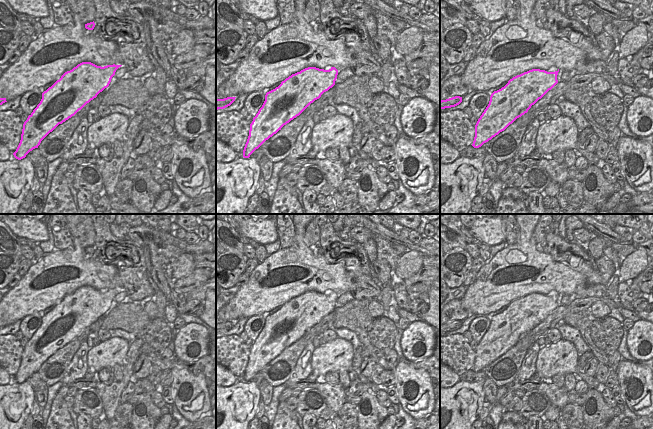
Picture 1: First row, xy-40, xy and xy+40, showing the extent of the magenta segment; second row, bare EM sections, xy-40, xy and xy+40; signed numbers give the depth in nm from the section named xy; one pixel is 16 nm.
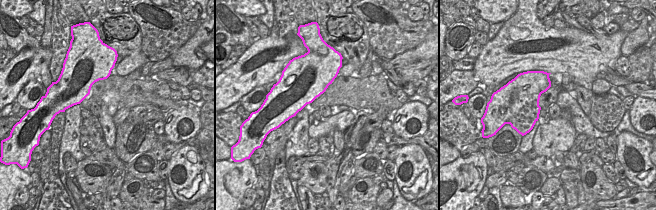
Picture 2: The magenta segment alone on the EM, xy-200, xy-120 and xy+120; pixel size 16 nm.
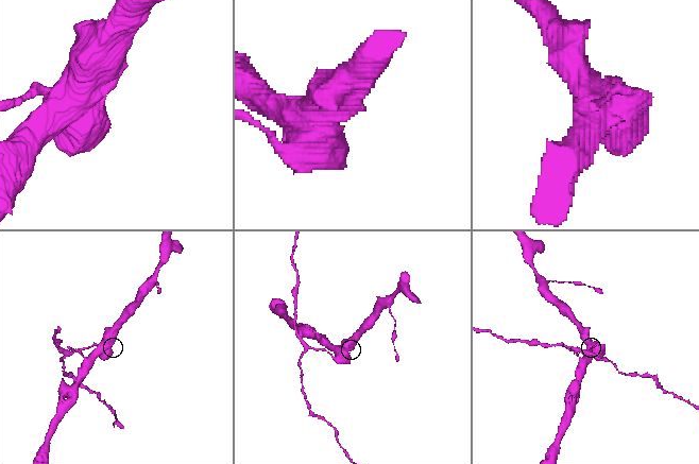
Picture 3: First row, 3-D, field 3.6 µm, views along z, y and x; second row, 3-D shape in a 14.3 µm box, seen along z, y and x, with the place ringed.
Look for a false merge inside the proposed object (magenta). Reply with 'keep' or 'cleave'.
cleave

